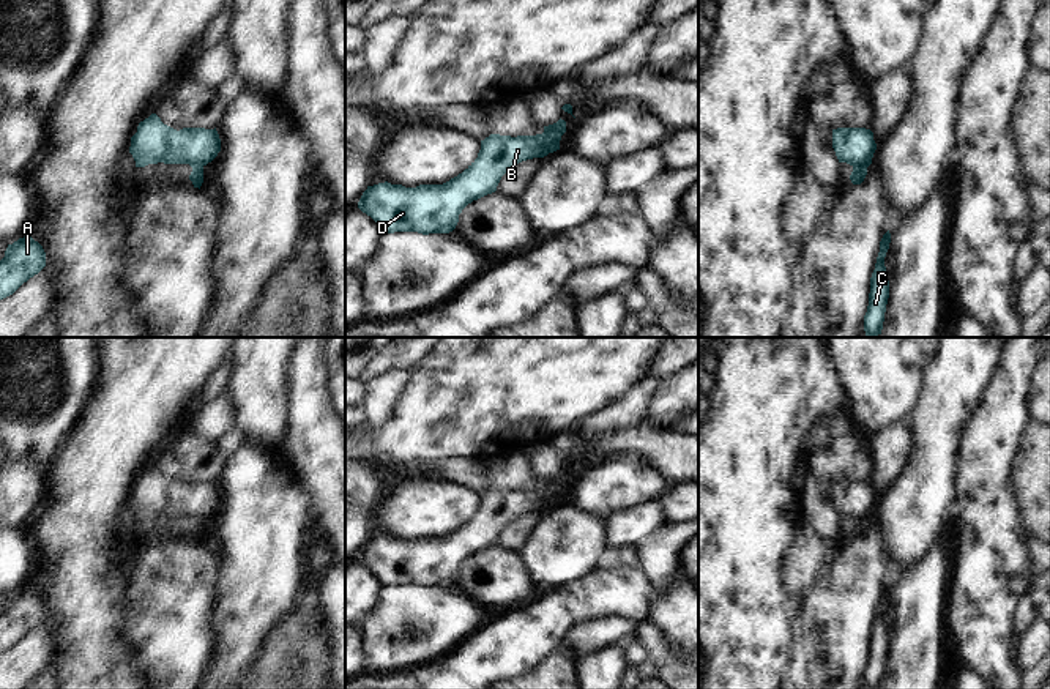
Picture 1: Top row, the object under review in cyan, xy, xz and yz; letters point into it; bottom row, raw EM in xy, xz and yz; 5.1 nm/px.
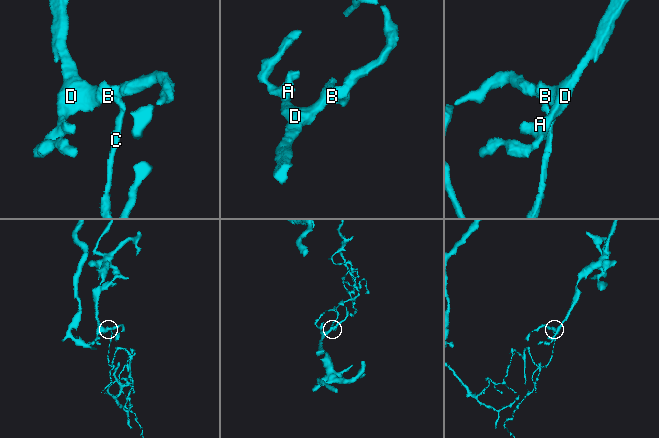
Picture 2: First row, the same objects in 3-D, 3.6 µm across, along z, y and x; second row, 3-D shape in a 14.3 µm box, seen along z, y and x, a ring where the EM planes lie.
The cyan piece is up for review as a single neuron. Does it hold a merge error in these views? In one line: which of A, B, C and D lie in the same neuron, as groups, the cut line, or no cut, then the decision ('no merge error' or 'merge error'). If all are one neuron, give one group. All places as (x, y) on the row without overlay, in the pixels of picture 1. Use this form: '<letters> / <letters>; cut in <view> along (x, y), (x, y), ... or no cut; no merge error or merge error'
A B D / C; cut in yz along (850, 516), (866, 522); merge error

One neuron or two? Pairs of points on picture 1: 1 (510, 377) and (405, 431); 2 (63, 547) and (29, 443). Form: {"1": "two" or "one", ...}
{"1": "one", "2": "two"}

